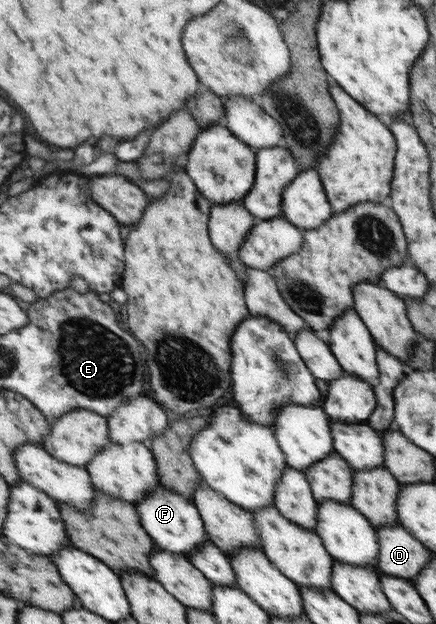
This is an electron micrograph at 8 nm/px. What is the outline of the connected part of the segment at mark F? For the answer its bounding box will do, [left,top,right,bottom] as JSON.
[136,486,209,559]

